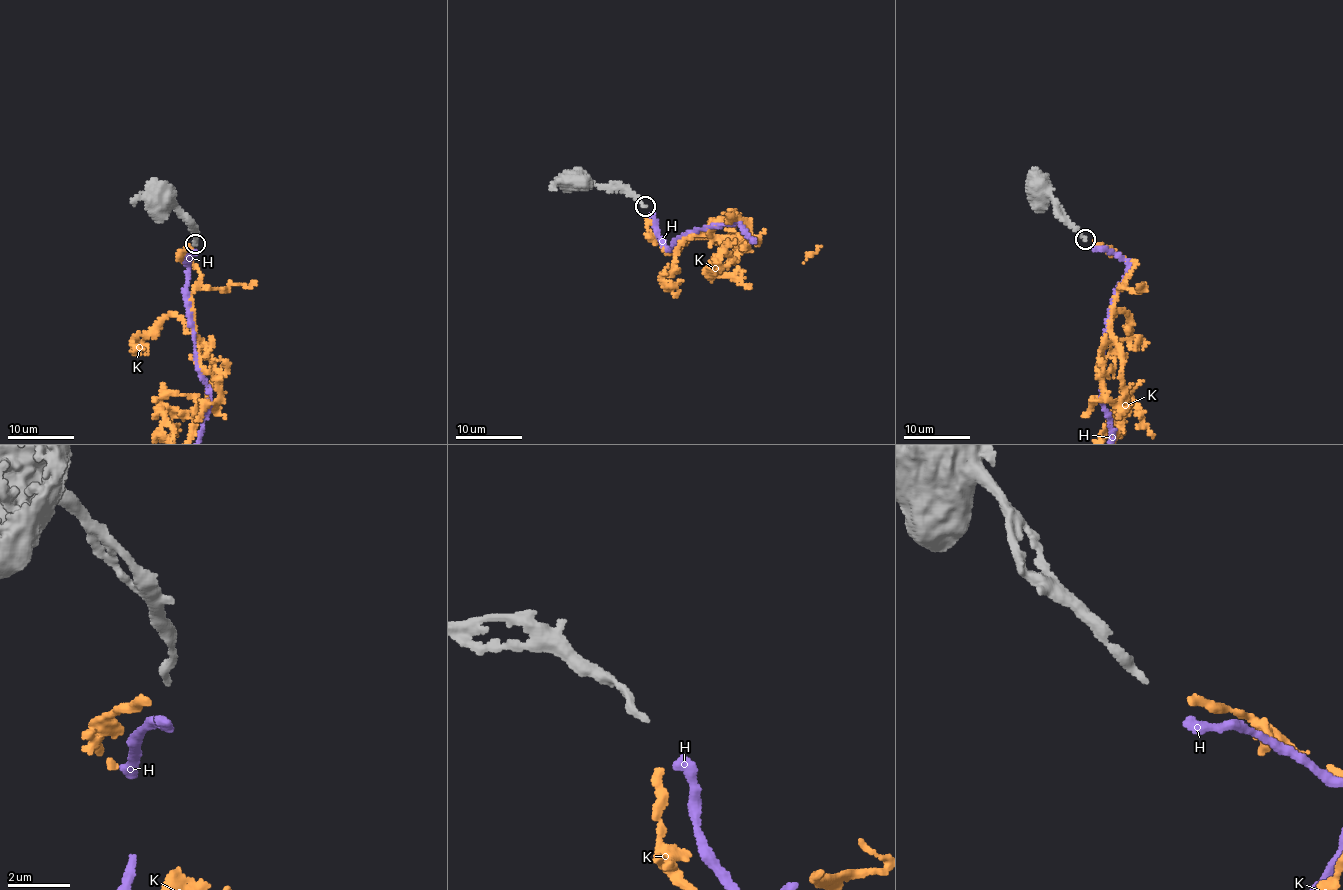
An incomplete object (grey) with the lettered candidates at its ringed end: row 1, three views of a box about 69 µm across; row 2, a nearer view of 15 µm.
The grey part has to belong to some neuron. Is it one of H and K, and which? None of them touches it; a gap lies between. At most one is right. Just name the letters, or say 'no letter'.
K

